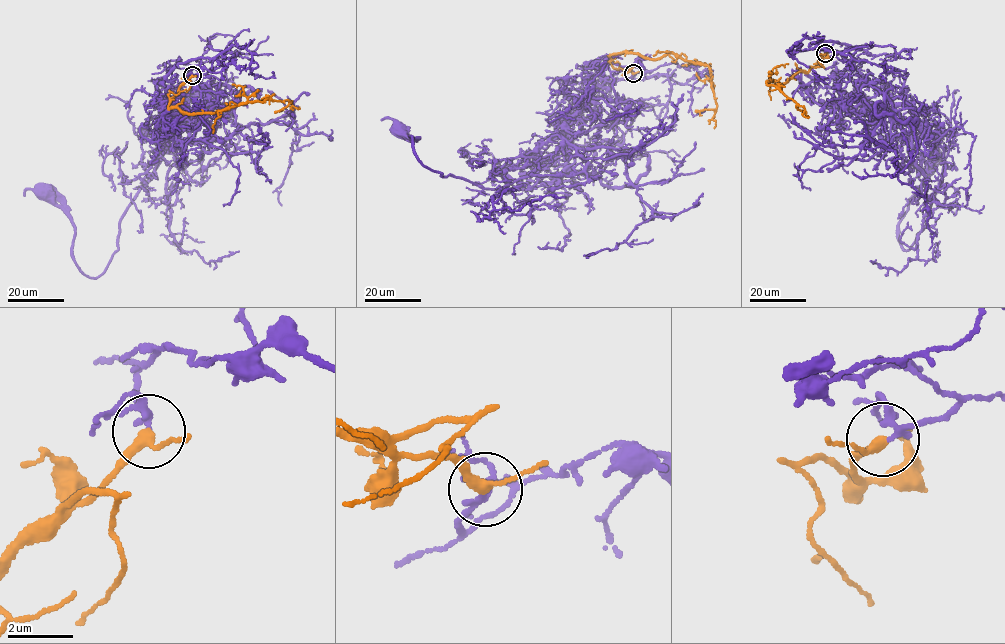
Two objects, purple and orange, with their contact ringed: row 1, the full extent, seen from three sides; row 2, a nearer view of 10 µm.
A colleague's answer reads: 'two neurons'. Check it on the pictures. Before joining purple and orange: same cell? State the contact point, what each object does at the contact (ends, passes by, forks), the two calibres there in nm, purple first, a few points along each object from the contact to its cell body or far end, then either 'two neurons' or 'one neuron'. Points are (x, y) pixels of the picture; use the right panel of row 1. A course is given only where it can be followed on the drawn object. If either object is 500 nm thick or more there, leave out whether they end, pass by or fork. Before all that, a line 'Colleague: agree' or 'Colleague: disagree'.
Colleague: disagree
place (825, 53); purple forks; orange passes by; calibres 140 and 260 nm; course purple (825, 54), (848, 46), (853, 68), (944, 151), (925, 227), (904, 250), (899, 220), (935, 153); course orange (825, 54), (821, 66), (797, 73), (782, 84), (766, 82), (780, 88), (805, 110), (803, 116), (809, 117); one neuron

